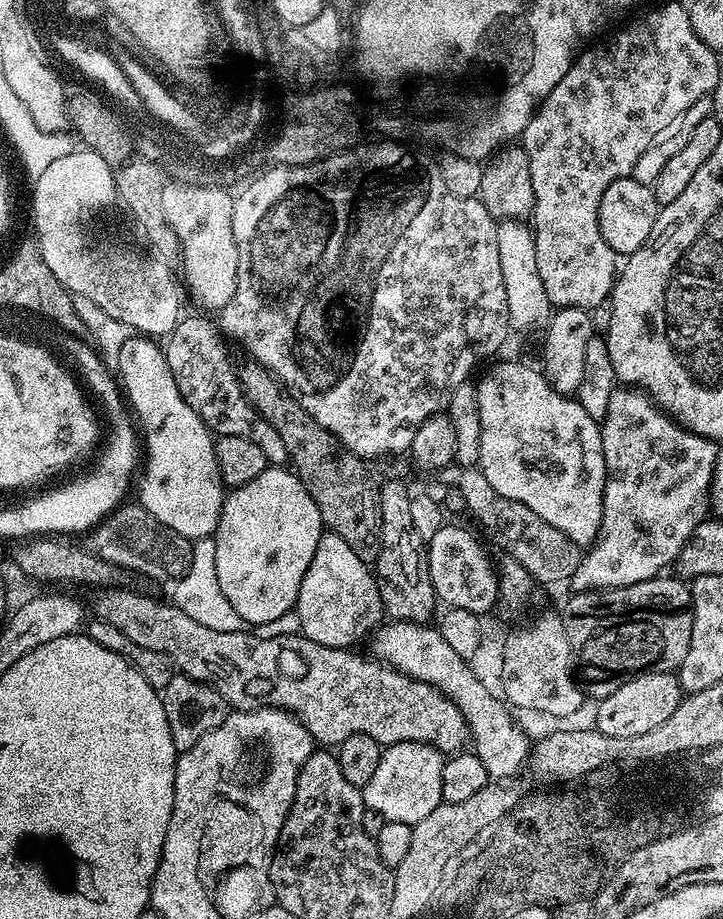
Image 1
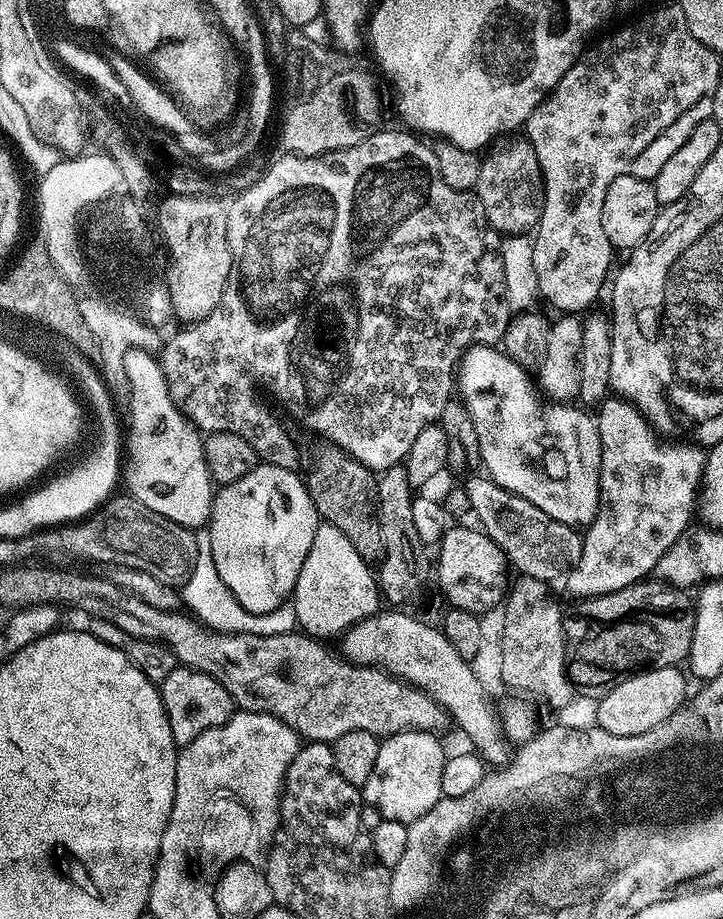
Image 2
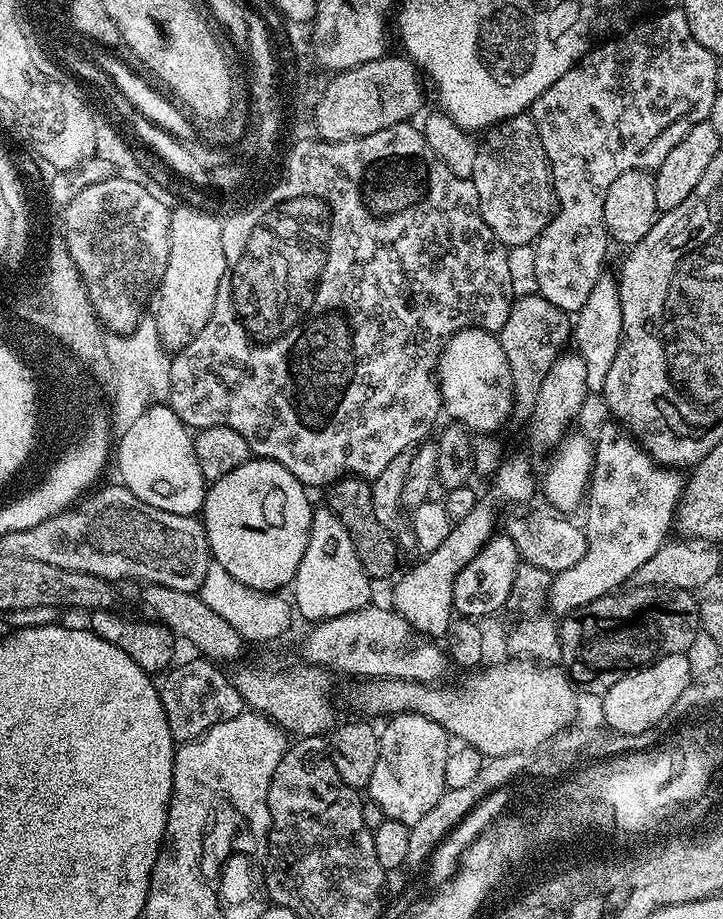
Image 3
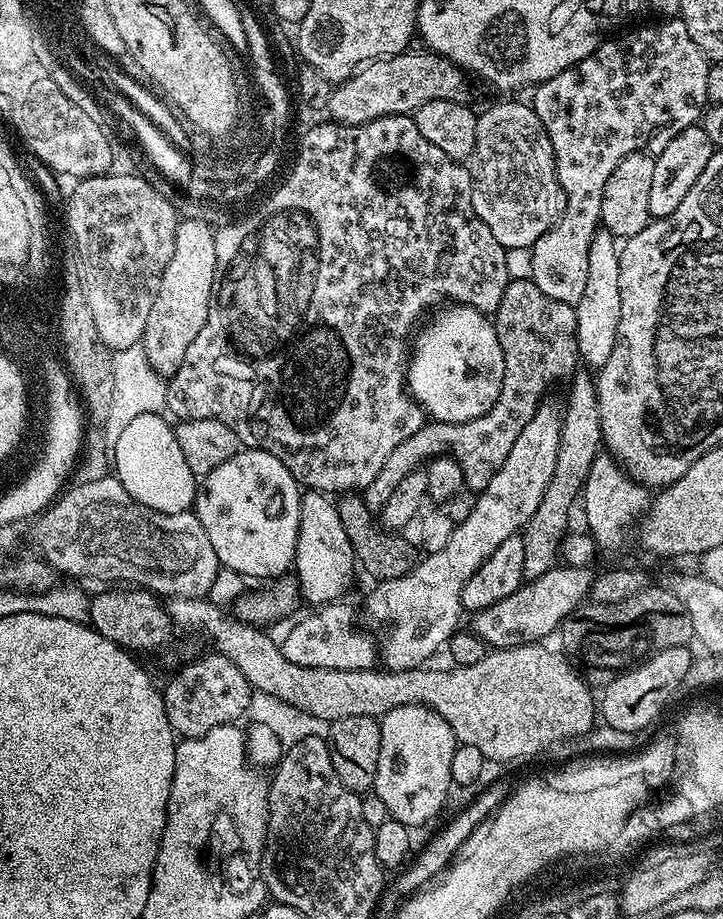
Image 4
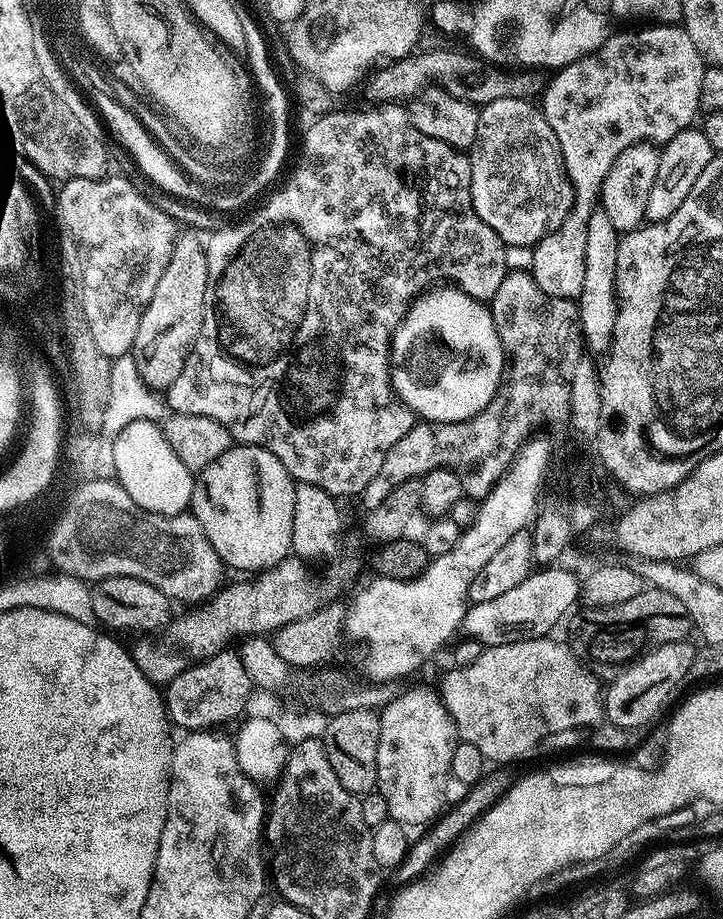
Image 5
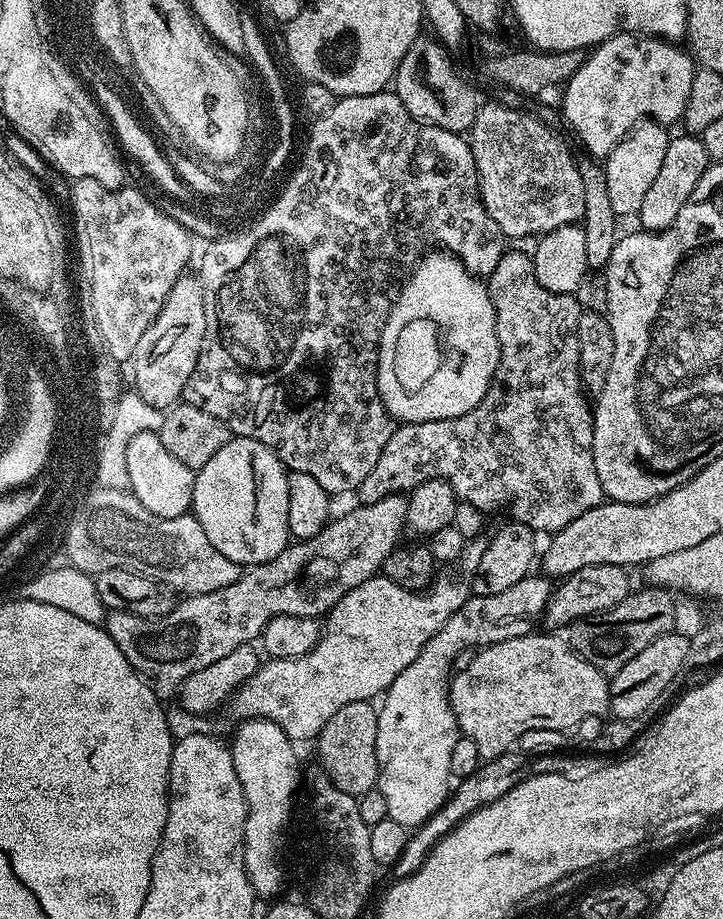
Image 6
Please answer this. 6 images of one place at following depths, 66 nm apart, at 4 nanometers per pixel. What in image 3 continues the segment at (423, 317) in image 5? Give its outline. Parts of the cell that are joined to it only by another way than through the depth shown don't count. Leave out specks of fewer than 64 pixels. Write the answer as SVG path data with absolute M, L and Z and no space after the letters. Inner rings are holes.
M473 326L452 333L440 354L436 379L443 411L447 415L449 412L453 421L462 422L463 427L473 433L496 434L507 422L508 415L513 415L510 366L506 362L506 354L502 354L499 339L491 332L483 332Z

